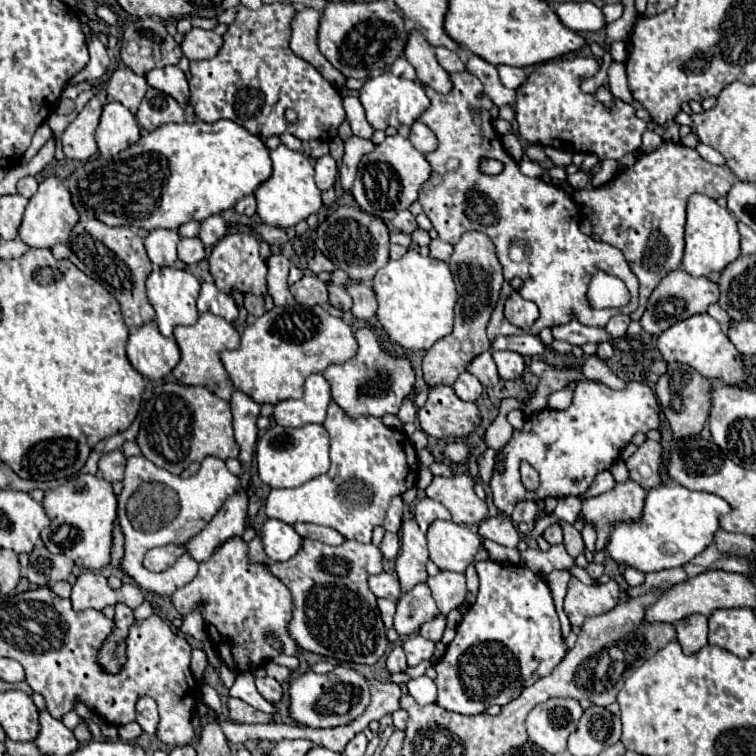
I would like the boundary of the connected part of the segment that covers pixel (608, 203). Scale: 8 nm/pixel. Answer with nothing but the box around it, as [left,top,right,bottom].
[578,142,736,320]

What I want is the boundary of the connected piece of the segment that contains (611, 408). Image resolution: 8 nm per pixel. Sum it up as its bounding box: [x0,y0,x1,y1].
[490,380,660,516]

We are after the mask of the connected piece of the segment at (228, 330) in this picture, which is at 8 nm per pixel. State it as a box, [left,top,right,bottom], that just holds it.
[172,312,240,390]

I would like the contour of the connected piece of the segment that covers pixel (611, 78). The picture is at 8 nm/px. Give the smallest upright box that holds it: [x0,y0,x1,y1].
[608,62,634,102]

